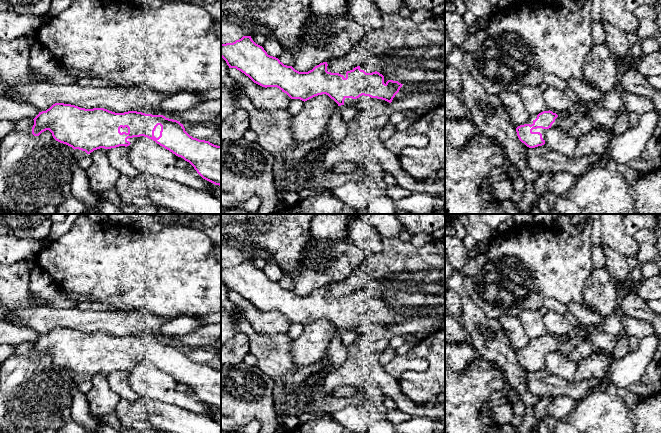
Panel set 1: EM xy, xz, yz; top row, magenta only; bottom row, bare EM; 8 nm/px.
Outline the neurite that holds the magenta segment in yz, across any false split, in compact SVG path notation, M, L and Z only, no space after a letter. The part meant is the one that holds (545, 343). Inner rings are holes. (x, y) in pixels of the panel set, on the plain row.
M550 334L532 338L525 348L516 351L517 360L529 372L542 370L546 354L558 351L559 345L558 339Z

